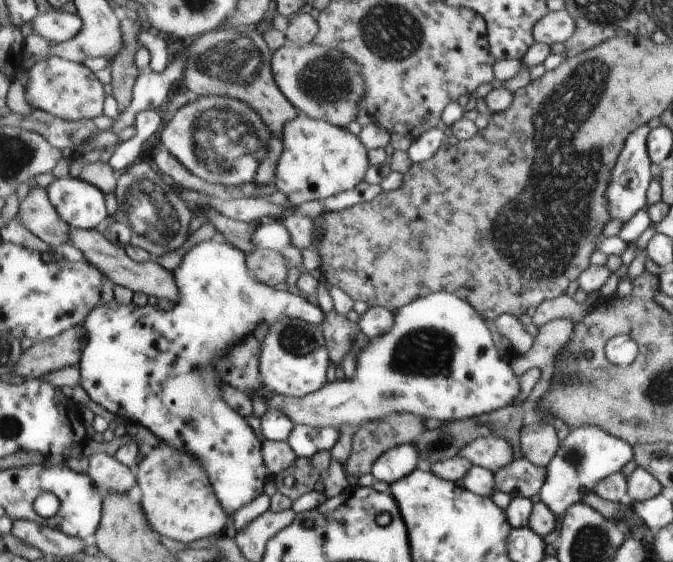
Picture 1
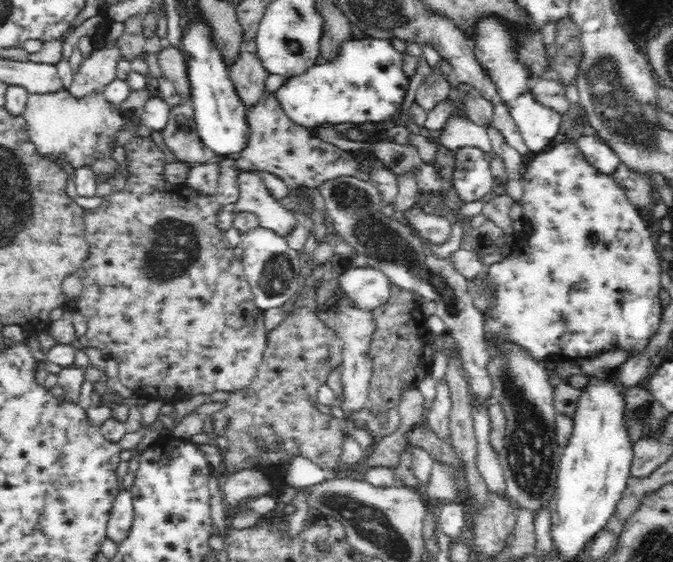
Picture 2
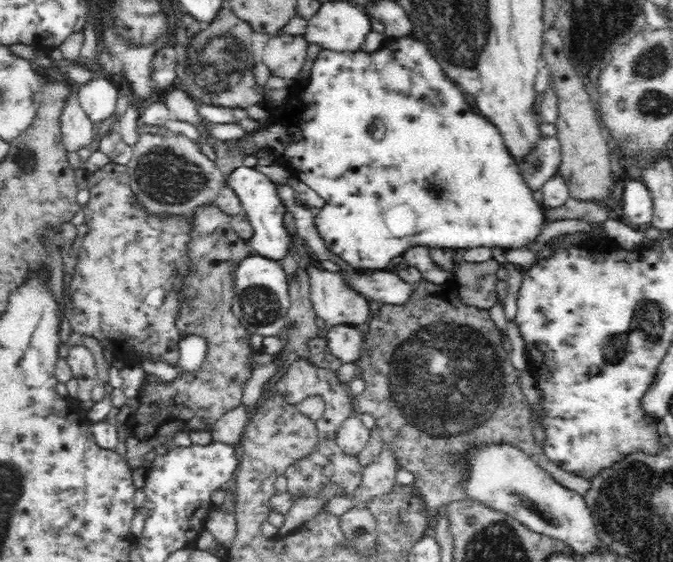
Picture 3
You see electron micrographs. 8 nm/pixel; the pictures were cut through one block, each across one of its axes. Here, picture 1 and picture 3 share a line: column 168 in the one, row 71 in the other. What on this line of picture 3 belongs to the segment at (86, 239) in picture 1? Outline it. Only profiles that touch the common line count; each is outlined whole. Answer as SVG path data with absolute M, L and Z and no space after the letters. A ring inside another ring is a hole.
M302 35L272 36L262 52L262 64L270 69L270 76L296 83L296 77L306 62L309 44Z

